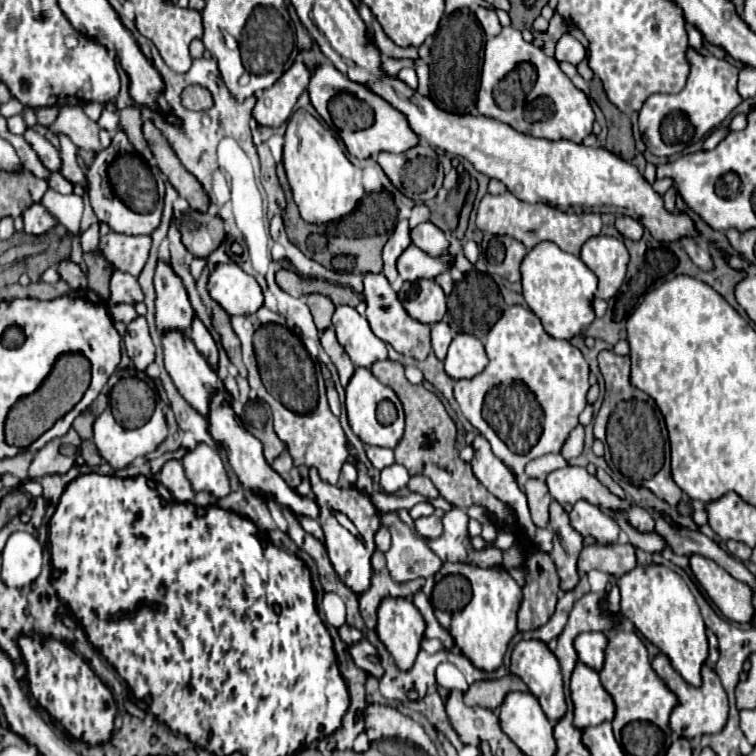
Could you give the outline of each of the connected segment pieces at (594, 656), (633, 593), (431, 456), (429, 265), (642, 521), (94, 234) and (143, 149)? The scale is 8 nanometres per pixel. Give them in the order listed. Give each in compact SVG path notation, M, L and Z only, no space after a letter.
M583 632L575 638L575 650L579 654L579 660L587 664L593 670L601 670L605 664L605 646L607 646L607 636L601 632Z
M649 564L633 568L621 576L617 584L621 590L621 614L669 658L673 670L679 672L687 684L701 686L701 666L707 660L709 644L699 606L681 576L665 566Z
M393 360L375 362L371 372L397 394L397 398L401 400L403 410L405 410L405 434L395 448L395 462L403 464L411 476L423 474L423 476L431 478L431 482L439 490L439 494L449 504L453 504L461 510L471 508L473 504L487 508L491 514L491 520L495 522L499 532L511 532L517 536L519 544L527 544L527 538L517 524L515 510L511 506L503 504L501 500L497 500L493 494L489 494L489 490L475 478L471 466L459 458L459 452L455 448L455 434L457 434L455 422L447 414L441 400L433 392L425 390L423 386L413 386L405 378L403 366L399 362L393 362Z
M413 244L397 260L399 276L403 280L409 280L409 282L415 282L415 280L421 280L421 278L433 280L439 274L443 274L445 270L451 270L453 266L455 266L455 258L451 254L447 254L447 260L433 258L433 256L425 254L421 248L417 248Z
M637 504L627 510L627 522L639 532L653 532L655 530L655 520L649 514L649 510L645 510L645 508L637 506Z
M99 223L90 226L80 237L81 247L84 252L96 252L99 250Z
M137 106L125 108L125 110L121 112L121 124L119 124L119 126L127 132L133 148L135 148L145 160L151 160L153 154L151 154L151 150L149 150L149 144L145 142L145 136L141 134L141 126L143 126L143 122L141 122L141 110L139 110Z

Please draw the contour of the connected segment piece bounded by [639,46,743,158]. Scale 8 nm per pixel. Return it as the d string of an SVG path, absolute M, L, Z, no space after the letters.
M687 48L689 76L679 94L651 94L639 110L639 130L647 150L655 156L667 158L679 154L689 144L703 140L713 128L717 128L741 102L737 92L737 66L715 56L703 56L695 48Z

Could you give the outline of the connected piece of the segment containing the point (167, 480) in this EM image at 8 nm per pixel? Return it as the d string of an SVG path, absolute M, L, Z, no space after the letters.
M169 460L159 472L159 482L173 494L179 502L193 502L195 492L191 488L191 482L185 478L185 470L179 460Z

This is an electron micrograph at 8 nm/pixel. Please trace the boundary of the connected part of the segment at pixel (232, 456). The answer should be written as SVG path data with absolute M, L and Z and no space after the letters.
M217 390L211 398L211 404L209 404L209 434L211 438L215 438L215 442L221 446L221 450L227 454L227 460L231 464L231 468L235 470L239 482L253 490L253 492L259 492L261 496L267 496L271 494L275 498L275 502L291 508L295 514L299 516L311 516L311 518L317 518L319 516L319 506L317 502L311 498L311 496L299 496L295 490L291 490L285 480L267 464L267 460L263 458L263 448L261 448L261 442L243 426L241 418L233 412L231 408L231 396L227 390Z

